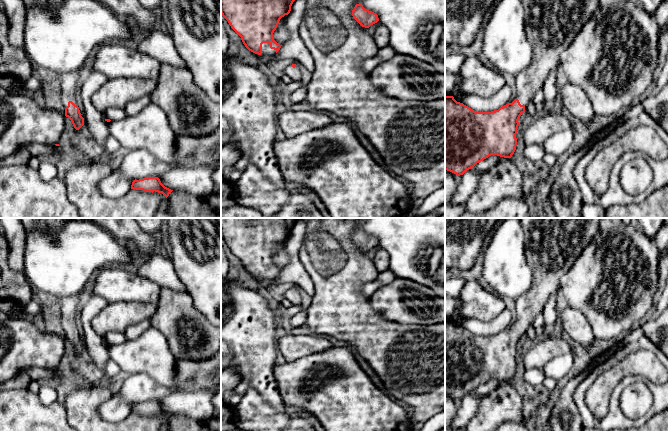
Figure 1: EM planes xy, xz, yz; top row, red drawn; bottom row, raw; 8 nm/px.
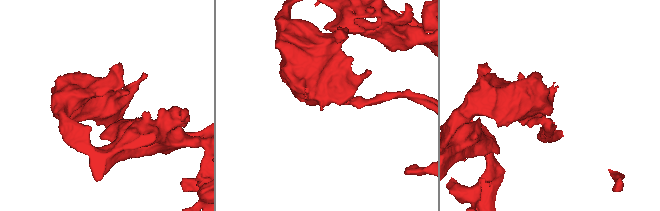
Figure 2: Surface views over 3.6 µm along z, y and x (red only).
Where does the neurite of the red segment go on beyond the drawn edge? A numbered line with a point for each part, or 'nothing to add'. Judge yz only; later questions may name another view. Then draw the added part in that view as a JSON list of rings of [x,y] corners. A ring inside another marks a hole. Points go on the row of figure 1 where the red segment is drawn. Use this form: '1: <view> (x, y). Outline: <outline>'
1: yz (551, 25). Outline: [[[522,0],[525,12],[526,36],[534,50],[531,63],[517,75],[517,97],[521,105],[527,105],[544,84],[551,70],[559,65],[559,57],[565,51],[583,26],[598,9],[599,0]]]

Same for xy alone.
1: xy (69, 82). Outline: [[[84,63],[78,70],[69,73],[59,74],[61,84],[61,97],[64,108],[68,106],[68,102],[72,101],[75,105],[77,104],[76,93],[79,89],[79,70],[86,70],[86,64]]]

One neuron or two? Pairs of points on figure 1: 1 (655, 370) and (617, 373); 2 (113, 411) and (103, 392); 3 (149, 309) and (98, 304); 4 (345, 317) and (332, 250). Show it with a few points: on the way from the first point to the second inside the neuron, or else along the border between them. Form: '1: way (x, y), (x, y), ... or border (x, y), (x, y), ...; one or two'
1: way (646, 369), (626, 369); one
2: border (111, 394), (98, 409), (98, 414), (103, 420); two
3: border (109, 303), (90, 321); two
4: way (338, 300), (338, 267); one

